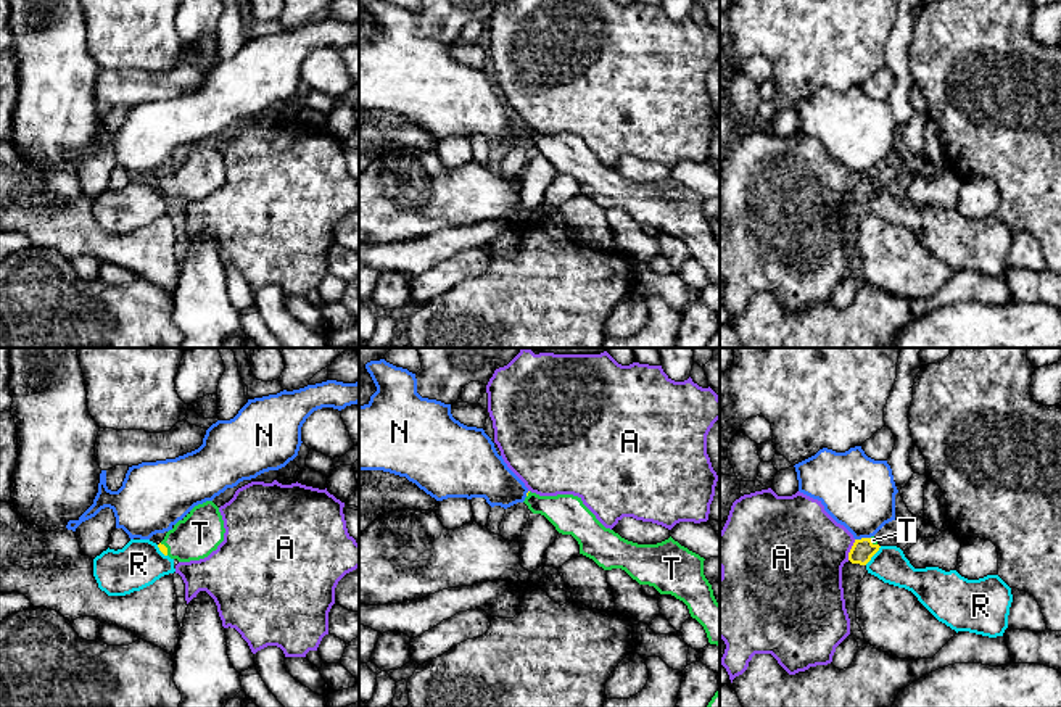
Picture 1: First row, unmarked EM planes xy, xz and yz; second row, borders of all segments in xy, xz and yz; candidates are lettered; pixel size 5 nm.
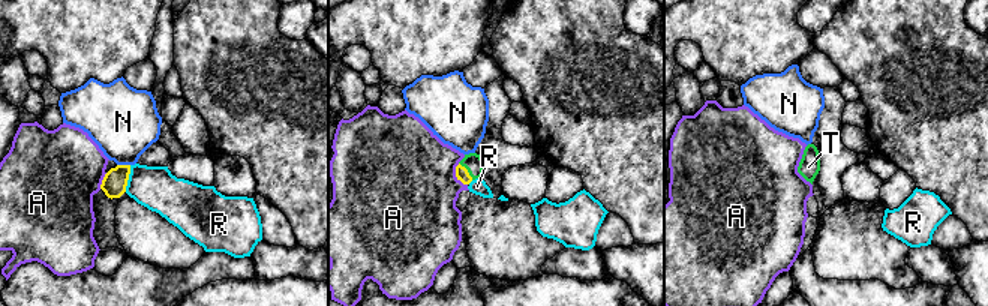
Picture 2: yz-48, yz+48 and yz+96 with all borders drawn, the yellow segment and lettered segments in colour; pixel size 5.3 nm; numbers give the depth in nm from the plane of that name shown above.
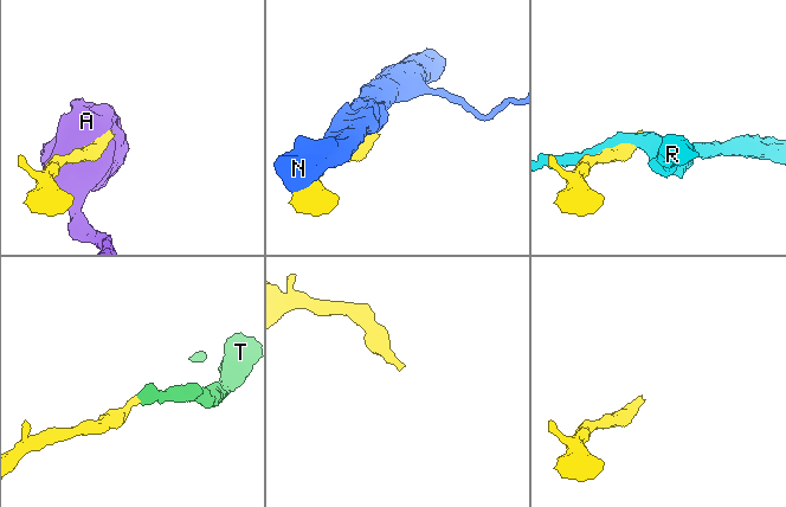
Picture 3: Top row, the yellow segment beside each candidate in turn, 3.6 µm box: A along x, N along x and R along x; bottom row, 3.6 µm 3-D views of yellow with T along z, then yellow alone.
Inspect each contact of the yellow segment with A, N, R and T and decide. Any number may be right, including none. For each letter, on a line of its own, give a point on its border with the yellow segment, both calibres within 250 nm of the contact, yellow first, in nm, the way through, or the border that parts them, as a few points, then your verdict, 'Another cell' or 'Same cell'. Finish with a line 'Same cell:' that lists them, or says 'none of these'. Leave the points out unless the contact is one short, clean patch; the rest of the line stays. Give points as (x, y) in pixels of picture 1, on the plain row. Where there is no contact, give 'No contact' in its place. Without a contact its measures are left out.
A: Touches yellow at yz (850, 189). Thickness 120 nm (yellow) against 460 nm. Another cell
N: Touches yellow at yz (862, 177). Thickness 120 nm (yellow) against 360 nm. Another cell
R: Touches yellow at yz (873, 194). Thickness 120 nm (yellow) against 180 nm. Another cell
T: Touches yellow at xy (166, 187). Thickness 40 nm (yellow) against 220 nm. Path across: xy (163, 187), (166, 187), (184, 182), (200, 173). Same cell
Same cell: T

